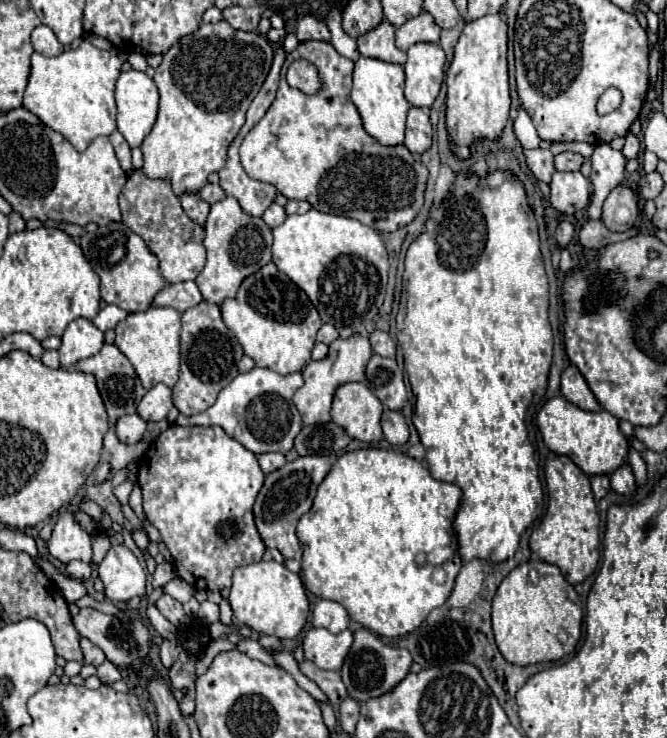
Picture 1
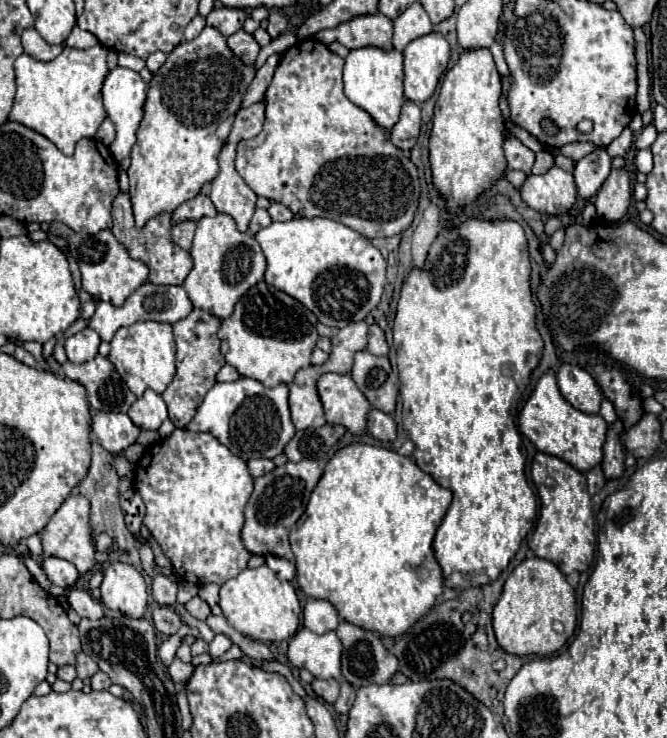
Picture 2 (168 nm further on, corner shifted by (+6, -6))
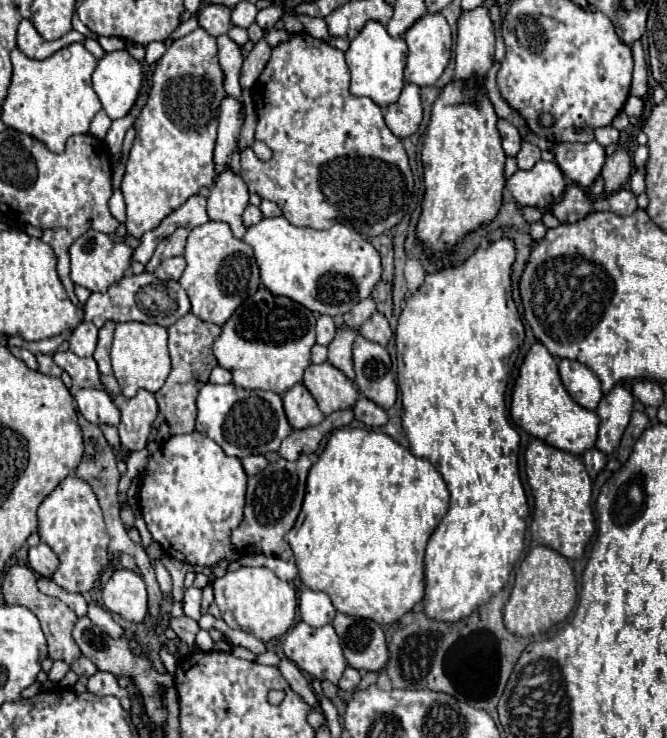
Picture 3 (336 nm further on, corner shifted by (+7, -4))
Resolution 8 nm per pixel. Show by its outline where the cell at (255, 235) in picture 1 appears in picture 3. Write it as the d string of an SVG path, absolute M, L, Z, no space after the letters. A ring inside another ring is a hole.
M212 220L192 228L184 258L188 266L178 282L192 302L192 312L206 322L222 326L244 302L244 298L254 294L260 286L260 270L252 246L248 246L244 240L234 238L232 230L224 222Z

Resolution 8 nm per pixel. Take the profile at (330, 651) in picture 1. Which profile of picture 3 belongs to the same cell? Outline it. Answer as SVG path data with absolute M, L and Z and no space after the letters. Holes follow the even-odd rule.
M298 622L284 640L284 654L306 674L316 676L318 680L330 680L338 684L342 672L346 670L346 658L340 648L340 640L332 628L332 624L326 624L322 628L312 628L306 622Z

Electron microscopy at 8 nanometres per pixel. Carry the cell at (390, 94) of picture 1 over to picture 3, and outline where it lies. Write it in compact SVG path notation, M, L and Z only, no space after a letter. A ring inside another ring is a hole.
M368 22L346 50L346 64L352 74L350 80L352 96L368 96L380 108L388 108L388 104L394 104L404 88L406 54L408 48L404 38L392 38L380 22Z

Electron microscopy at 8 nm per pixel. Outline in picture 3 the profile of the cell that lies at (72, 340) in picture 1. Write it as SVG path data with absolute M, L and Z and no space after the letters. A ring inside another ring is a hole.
M82 322L70 336L70 352L76 356L92 356L98 342L98 328L92 322Z

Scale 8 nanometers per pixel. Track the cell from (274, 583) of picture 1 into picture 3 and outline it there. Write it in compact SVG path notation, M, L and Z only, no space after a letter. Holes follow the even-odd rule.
M242 566L214 580L214 602L222 612L222 620L236 630L248 632L262 642L280 638L294 624L296 592L290 582L282 582L268 568Z

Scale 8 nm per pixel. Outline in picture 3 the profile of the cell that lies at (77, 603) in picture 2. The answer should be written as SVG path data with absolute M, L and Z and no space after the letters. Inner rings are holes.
M94 602L88 604L88 618L90 618L94 624L98 624L106 634L110 634L110 636L114 636L114 638L118 638L118 636L124 634L124 630L112 620L110 612L104 610L104 608L100 608L100 606L94 604Z

